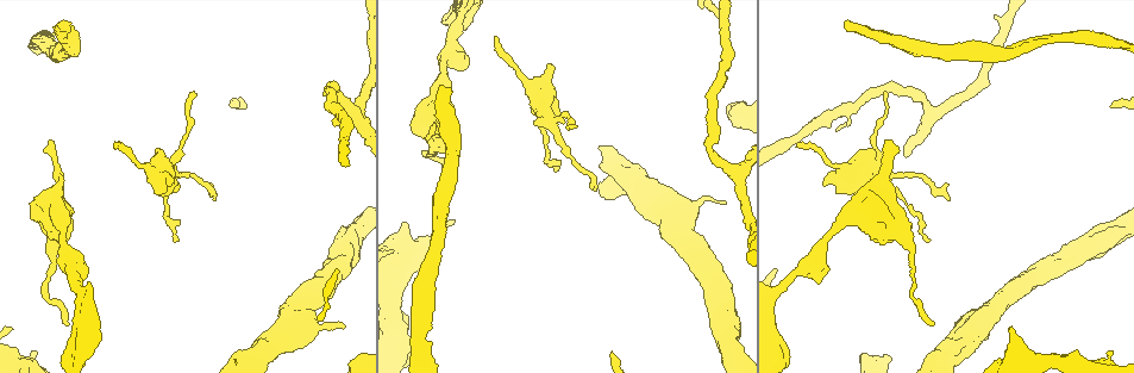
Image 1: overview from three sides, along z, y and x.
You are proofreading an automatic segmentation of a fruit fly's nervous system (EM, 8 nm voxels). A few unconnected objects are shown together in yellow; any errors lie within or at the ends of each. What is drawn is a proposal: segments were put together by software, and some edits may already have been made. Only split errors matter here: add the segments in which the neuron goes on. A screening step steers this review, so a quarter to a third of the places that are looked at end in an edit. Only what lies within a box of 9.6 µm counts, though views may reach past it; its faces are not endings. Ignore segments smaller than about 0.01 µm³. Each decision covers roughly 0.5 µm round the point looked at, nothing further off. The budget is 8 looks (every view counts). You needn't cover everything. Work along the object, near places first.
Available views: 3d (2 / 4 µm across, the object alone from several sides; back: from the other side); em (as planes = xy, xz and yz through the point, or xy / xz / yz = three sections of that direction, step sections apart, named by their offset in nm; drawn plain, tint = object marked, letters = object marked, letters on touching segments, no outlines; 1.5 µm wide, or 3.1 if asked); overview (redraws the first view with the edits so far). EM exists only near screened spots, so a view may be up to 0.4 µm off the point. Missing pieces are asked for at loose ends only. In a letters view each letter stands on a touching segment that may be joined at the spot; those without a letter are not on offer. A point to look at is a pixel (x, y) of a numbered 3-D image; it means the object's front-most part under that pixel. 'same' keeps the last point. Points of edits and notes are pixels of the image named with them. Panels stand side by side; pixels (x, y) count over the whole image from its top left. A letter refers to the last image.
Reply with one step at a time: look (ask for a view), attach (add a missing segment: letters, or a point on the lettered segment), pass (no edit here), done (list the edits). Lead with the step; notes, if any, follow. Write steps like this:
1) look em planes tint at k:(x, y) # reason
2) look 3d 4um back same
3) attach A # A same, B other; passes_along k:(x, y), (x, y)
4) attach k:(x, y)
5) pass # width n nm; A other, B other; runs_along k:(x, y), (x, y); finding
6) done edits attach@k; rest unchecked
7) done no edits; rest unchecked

look 3d 2um at 1:(797, 144) # thin end

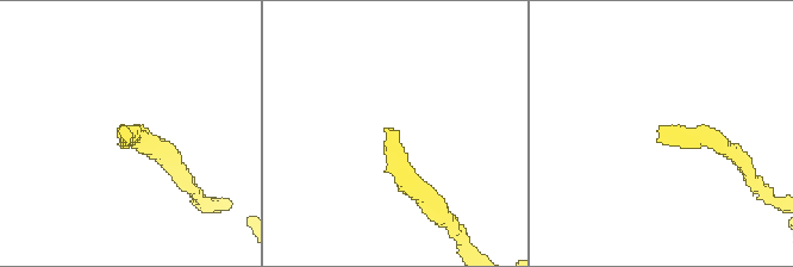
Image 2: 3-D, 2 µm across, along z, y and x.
look em planes letters at 2:(661, 128) # shape alone is not enough

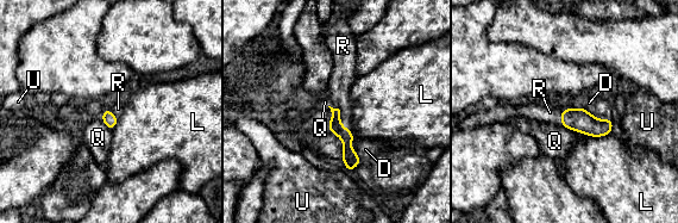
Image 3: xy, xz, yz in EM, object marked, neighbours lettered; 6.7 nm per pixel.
attach R # D other, L other, Q other, R same, U other; passes_along 3:(334, 125), (339, 118), (339, 90); the neuron continues

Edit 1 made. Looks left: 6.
look overview

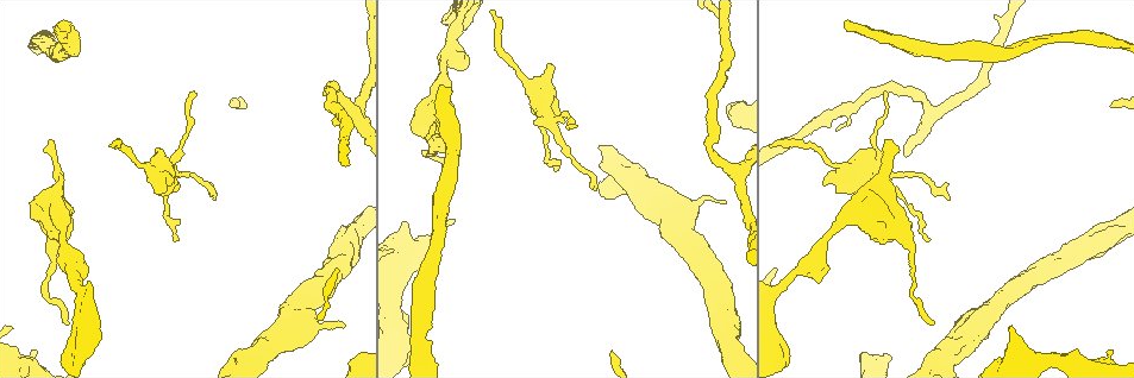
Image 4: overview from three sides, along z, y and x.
look em yz step 8 tint at 4:(432, 127) # free end

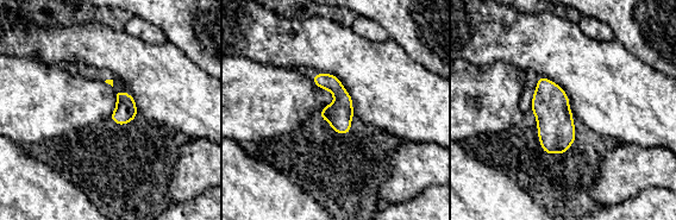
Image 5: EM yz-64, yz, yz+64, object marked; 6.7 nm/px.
look em planes letters same

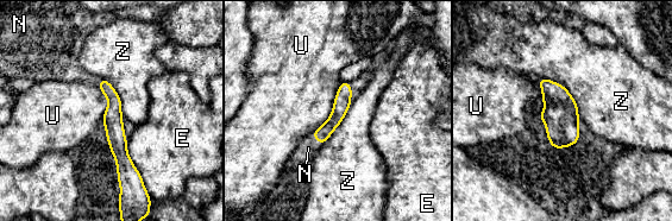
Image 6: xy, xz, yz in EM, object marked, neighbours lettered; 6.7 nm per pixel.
attach N # width 110 nm; E other, N same, U other, Z other; it goes on there

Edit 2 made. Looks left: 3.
look em planes plain at 4:(66, 325) # end of a long branch

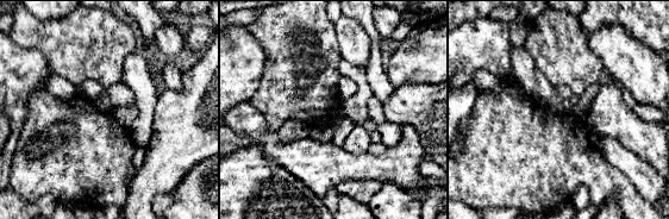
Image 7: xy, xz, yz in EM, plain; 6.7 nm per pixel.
look em planes letters same

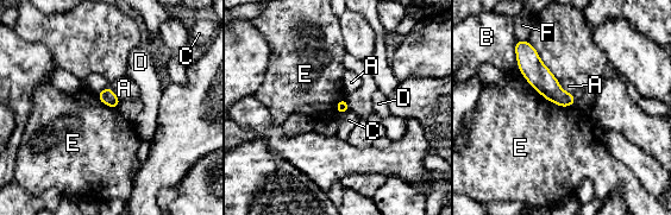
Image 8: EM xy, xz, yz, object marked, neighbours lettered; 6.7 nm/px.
pass # width 80 nm; A other, B other, C other, D other, E other, F other; border 8:(516, 63), (546, 99), (575, 103); no lettered segment goes on from it

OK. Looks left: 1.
look em planes letters at 4:(1109, 351) # branch stops here

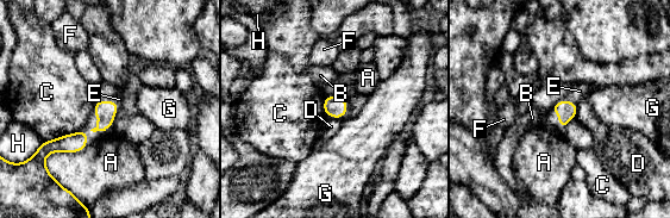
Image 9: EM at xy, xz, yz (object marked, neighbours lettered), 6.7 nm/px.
attach E # A other, B other, C other, D other, E same, F other, G other, H other; passes_along 9:(567, 110), (571, 101), (580, 91); the neuron continues

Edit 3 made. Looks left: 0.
done edits attach@3, attach@6, attach@9; rest unchecked

